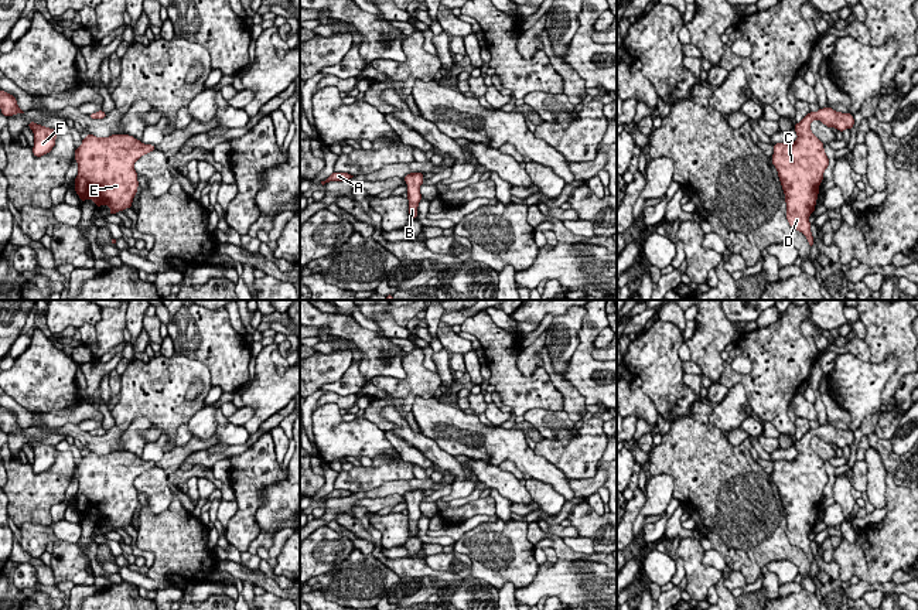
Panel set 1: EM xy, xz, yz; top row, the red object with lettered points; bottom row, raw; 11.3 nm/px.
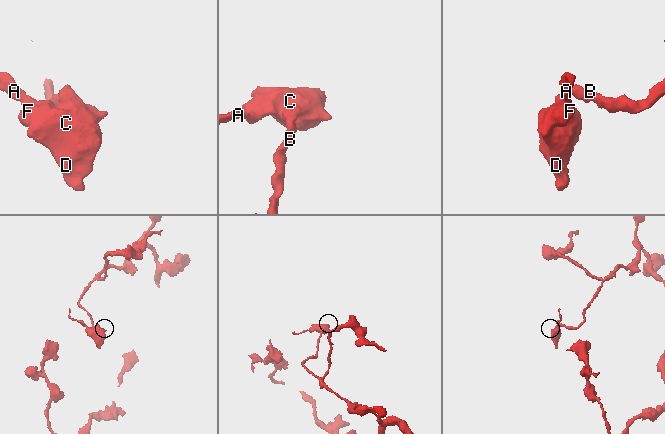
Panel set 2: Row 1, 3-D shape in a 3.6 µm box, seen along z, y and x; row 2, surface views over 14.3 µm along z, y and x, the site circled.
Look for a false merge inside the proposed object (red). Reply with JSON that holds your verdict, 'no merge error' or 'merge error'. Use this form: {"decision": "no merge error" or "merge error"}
{"decision": "no merge error"}

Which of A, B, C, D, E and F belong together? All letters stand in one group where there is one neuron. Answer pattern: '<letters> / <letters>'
A B C D E F

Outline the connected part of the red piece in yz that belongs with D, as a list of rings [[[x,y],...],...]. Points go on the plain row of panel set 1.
[[[832,425],[819,426],[816,430],[809,429],[794,443],[796,459],[774,461],[771,474],[785,511],[786,536],[794,546],[806,553],[810,563],[813,553],[808,535],[815,528],[818,507],[829,483],[823,460],[810,449],[810,440],[815,436],[839,449],[853,446],[854,442],[852,430],[836,429]]]

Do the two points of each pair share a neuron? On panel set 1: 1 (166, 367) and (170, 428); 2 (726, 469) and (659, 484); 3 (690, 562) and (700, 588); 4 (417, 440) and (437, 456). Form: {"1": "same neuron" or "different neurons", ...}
{"1": "same neuron", "2": "different neurons", "3": "same neuron", "4": "same neuron"}

